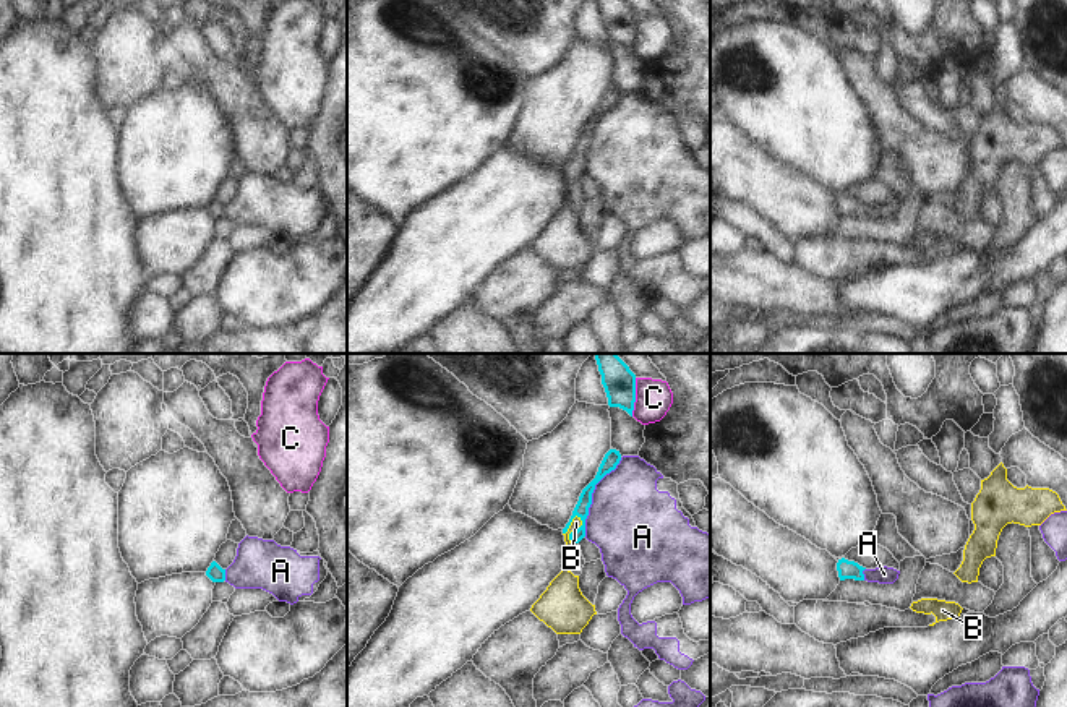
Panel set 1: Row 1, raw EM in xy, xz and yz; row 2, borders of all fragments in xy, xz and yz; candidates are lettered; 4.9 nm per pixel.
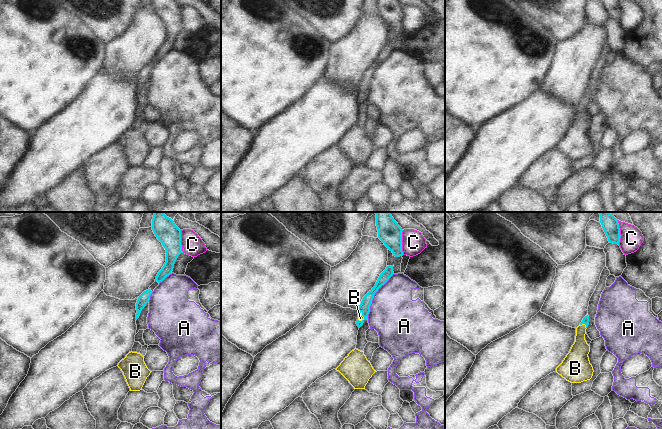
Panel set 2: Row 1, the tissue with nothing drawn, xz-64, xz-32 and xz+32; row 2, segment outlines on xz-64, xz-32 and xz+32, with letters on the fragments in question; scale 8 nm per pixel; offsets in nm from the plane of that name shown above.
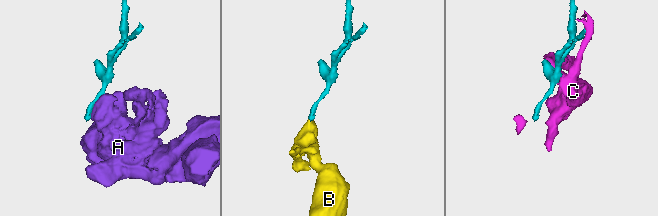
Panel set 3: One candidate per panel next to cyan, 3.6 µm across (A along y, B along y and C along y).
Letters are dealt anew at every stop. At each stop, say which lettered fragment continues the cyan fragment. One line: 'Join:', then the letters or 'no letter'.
Join: B

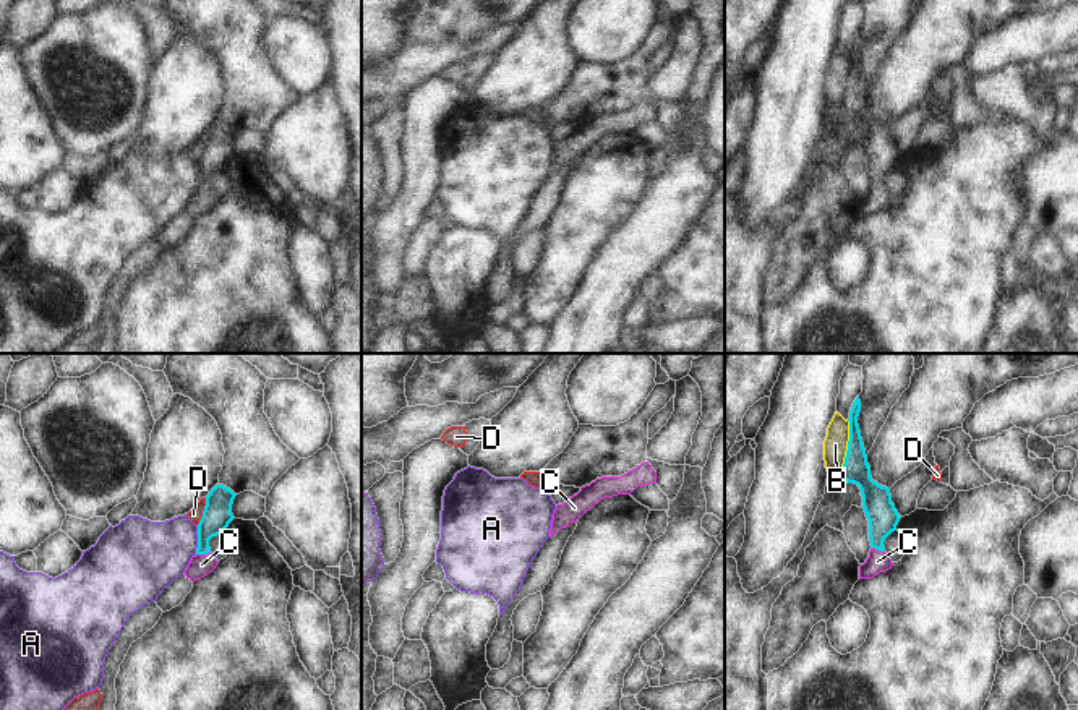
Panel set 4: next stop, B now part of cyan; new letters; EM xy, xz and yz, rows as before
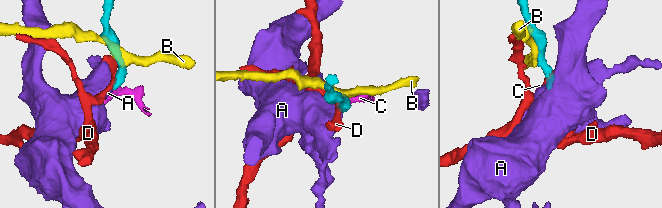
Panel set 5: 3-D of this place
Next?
Join: C

